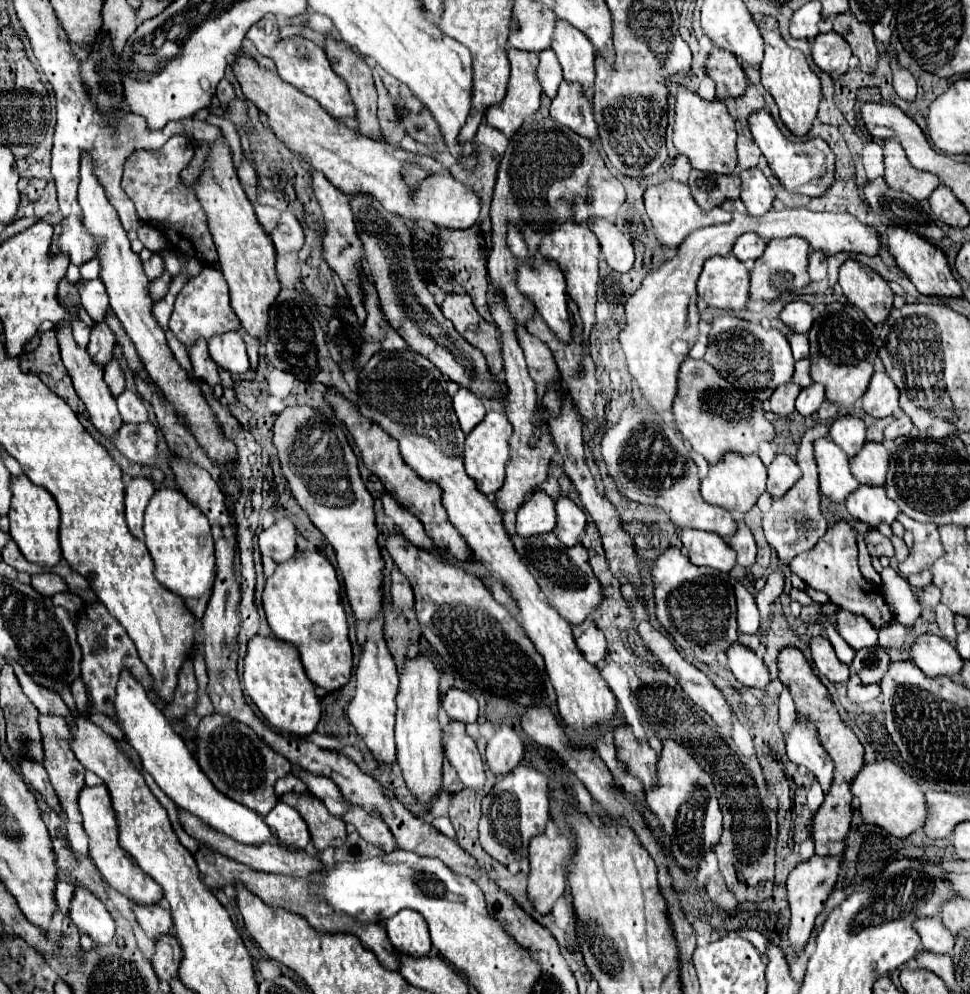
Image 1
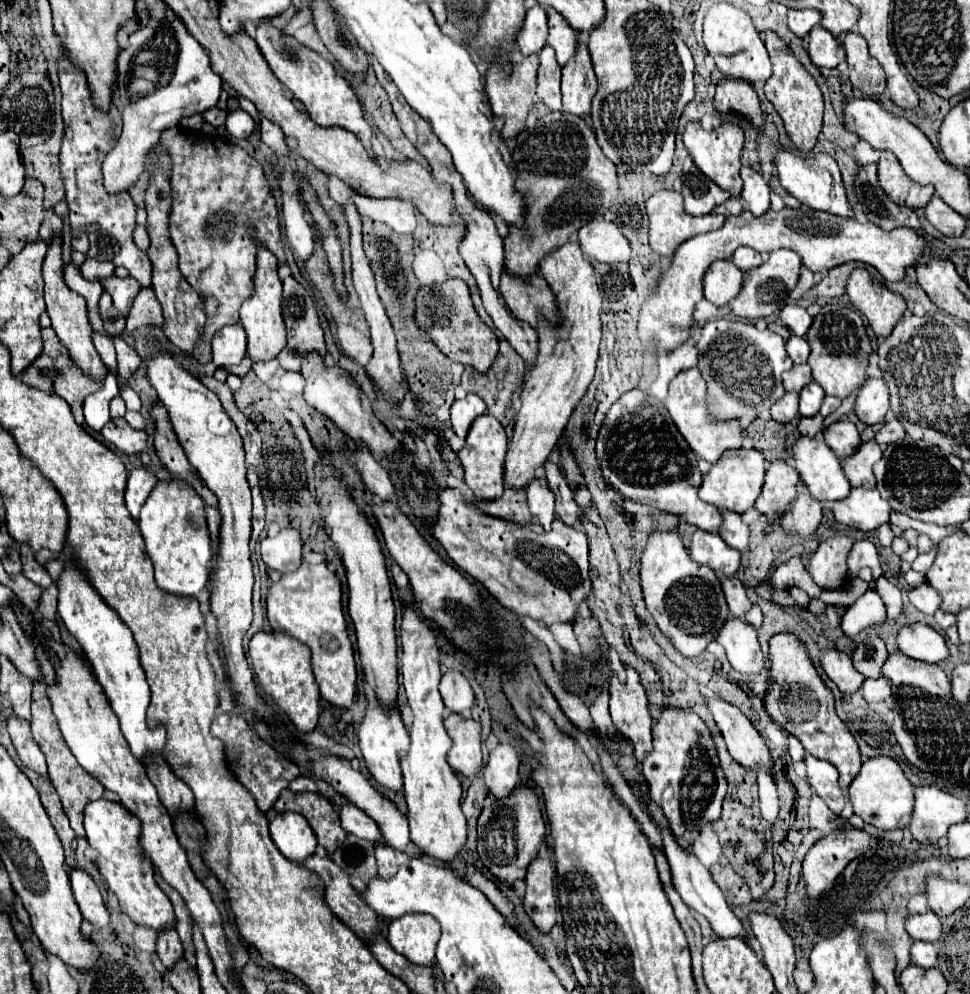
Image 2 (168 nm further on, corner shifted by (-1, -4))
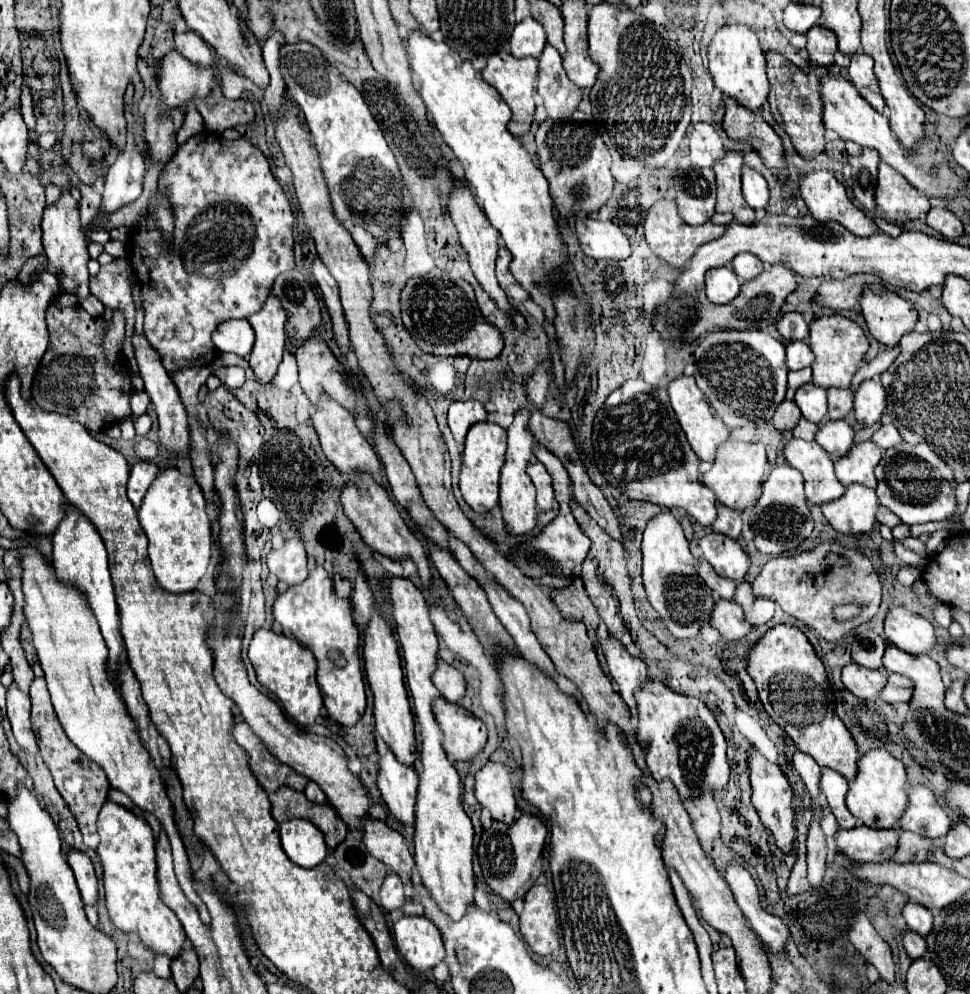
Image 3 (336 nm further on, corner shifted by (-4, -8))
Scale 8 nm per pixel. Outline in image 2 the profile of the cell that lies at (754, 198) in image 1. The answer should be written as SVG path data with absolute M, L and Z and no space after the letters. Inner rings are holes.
M742 168L740 176L744 180L742 200L754 216L762 216L770 208L770 188L766 180L754 168Z

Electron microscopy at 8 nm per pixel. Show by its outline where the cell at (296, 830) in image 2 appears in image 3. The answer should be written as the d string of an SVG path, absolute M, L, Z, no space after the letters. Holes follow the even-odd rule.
M287 820L279 824L281 846L291 862L301 868L313 868L327 856L327 846L321 830L309 820Z

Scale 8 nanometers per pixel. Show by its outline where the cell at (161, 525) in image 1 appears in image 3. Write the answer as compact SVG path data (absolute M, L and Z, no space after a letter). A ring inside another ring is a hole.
M167 468L163 470L151 488L147 490L143 504L139 508L139 522L149 538L149 560L151 568L155 572L155 578L159 586L171 594L183 594L197 590L199 580L205 576L209 560L211 560L211 548L213 548L213 538L211 538L211 524L205 514L205 498L203 492L195 480L195 476L183 474L177 468Z

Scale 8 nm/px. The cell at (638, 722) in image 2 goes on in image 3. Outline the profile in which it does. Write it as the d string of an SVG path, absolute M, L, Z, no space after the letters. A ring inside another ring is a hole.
M609 636L607 640L599 640L607 666L609 666L609 674L613 678L613 682L617 684L617 692L619 696L627 702L631 716L637 714L637 706L635 706L635 690L641 688L649 676L647 676L647 666L645 662L633 658L617 638Z

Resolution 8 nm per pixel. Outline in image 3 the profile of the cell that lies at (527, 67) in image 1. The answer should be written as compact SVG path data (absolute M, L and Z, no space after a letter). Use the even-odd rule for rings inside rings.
M497 52L497 54L489 56L487 66L481 72L483 80L487 84L495 86L495 90L501 94L501 98L509 104L509 108L513 112L513 118L509 122L509 132L513 136L523 136L531 128L533 114L535 114L533 94L535 94L535 84L537 84L537 68L539 68L537 58L515 58L507 52Z

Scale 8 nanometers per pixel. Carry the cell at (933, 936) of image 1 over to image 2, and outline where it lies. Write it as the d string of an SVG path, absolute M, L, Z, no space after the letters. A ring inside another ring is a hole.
M928 910L924 914L914 914L906 918L906 932L914 940L924 940L924 942L936 942L940 938L940 920L938 916Z

